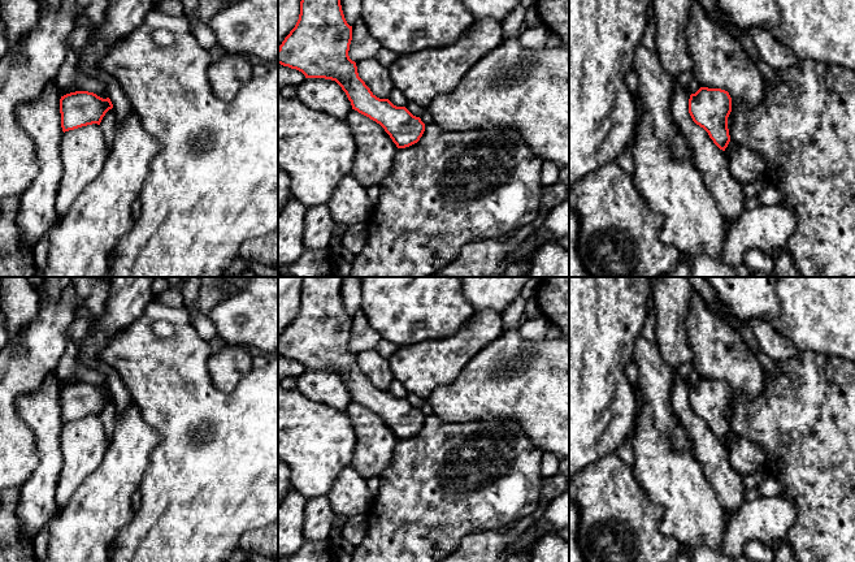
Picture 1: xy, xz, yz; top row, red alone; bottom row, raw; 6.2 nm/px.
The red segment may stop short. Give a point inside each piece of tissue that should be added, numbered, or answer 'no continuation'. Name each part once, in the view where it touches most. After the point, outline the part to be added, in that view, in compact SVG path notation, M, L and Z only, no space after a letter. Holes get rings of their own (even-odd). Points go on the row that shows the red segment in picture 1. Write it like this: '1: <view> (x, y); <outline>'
no continuation

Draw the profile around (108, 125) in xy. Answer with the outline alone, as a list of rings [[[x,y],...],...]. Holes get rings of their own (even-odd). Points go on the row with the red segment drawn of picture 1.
[[[113,108],[105,113],[99,126],[104,135],[105,144],[110,150],[117,129],[117,118],[114,116]]]

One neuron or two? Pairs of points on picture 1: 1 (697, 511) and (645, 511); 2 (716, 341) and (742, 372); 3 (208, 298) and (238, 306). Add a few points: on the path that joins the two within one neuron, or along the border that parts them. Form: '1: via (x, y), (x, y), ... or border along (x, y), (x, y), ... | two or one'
1: border along (642, 489), (663, 509), (659, 530), (675, 540) | two
2: via (719, 349), (734, 364) | one
3: border along (226, 290), (226, 294), (207, 315) | two

